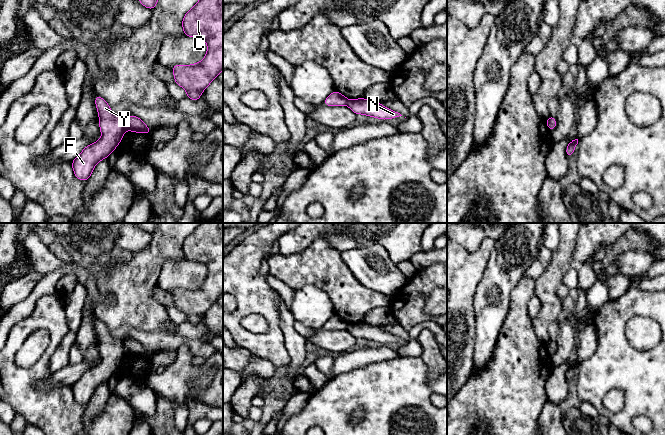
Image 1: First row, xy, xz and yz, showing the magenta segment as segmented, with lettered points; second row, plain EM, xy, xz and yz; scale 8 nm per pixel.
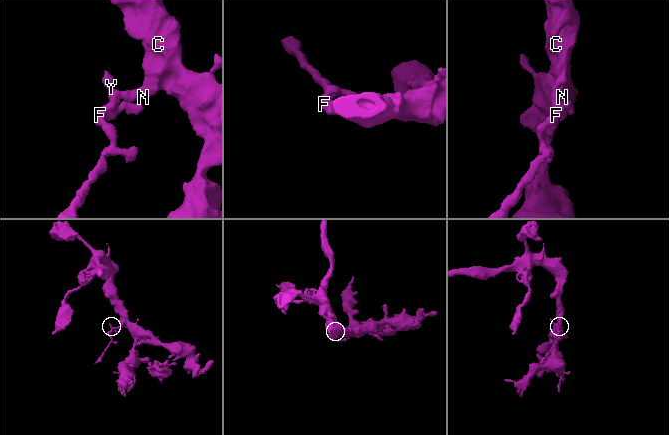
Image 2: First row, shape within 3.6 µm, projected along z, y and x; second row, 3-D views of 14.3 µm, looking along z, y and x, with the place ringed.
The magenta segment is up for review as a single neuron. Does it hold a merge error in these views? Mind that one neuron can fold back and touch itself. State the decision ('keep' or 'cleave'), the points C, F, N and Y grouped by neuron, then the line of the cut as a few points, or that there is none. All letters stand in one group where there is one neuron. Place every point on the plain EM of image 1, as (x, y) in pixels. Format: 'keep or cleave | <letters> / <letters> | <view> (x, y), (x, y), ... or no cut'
cleave | C N / F Y | xy (123, 341), (125, 353)

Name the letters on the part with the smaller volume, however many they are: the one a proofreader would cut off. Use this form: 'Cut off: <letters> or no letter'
Cut off: F, Y

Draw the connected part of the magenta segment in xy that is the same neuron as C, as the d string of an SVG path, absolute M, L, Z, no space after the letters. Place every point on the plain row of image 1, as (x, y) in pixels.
M200 223L184 240L182 244L185 260L203 263L208 270L207 277L202 285L196 288L175 289L172 292L175 307L187 316L191 324L201 323L201 316L223 294L223 223Z

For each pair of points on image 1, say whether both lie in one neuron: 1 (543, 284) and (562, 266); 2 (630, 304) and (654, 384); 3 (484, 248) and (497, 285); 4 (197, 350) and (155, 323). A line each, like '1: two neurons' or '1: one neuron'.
1: one neuron
2: one neuron
3: two neurons
4: two neurons

